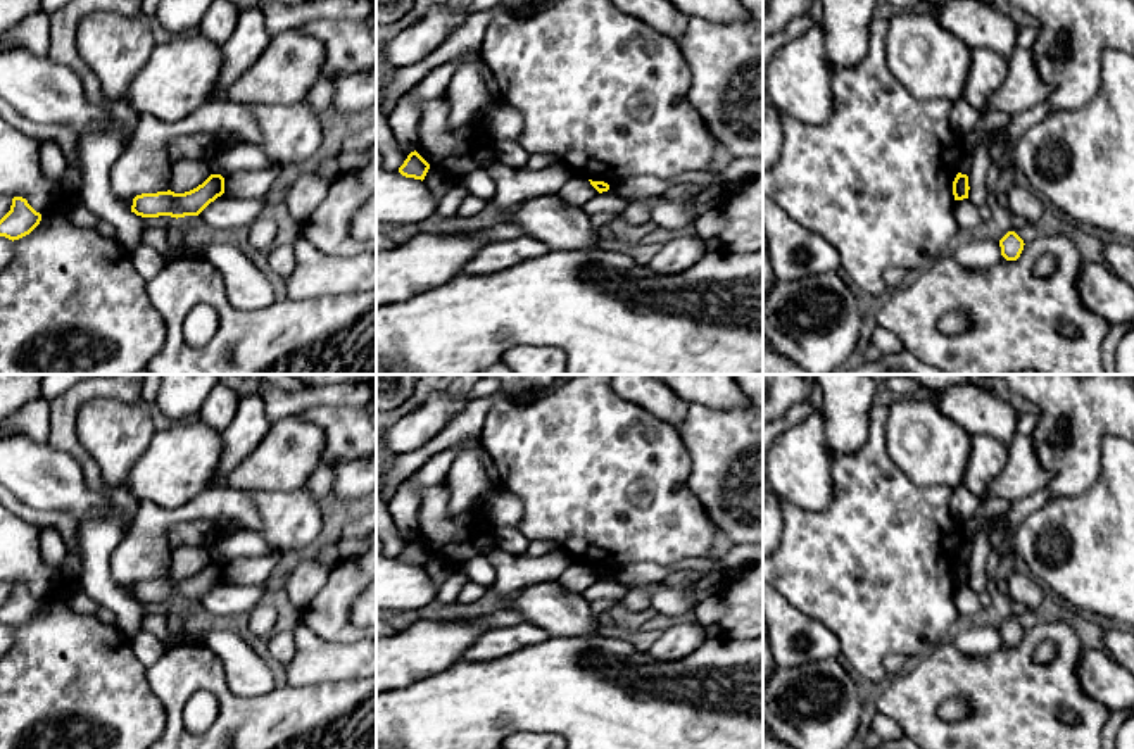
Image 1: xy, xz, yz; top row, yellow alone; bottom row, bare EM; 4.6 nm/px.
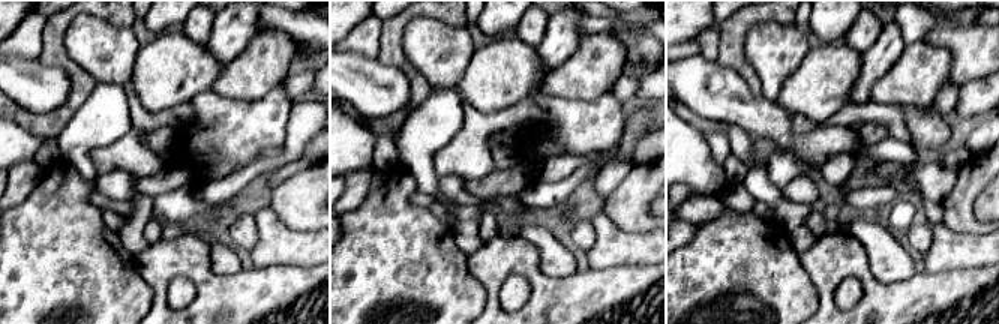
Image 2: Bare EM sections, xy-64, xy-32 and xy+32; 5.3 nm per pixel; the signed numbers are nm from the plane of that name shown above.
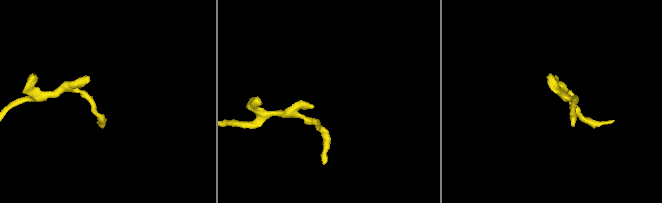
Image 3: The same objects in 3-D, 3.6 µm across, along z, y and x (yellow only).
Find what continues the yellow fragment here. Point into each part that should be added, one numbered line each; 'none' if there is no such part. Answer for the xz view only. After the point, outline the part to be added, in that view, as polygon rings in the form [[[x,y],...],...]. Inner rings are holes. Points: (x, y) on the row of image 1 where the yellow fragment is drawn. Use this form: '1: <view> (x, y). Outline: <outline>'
none

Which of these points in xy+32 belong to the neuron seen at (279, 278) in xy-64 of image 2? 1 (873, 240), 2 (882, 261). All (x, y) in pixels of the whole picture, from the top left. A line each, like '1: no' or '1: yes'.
1: no
2: no

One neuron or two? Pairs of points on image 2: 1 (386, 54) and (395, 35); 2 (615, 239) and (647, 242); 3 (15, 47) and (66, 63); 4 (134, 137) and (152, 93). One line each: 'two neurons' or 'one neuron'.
1: one neuron
2: one neuron
3: two neurons
4: two neurons

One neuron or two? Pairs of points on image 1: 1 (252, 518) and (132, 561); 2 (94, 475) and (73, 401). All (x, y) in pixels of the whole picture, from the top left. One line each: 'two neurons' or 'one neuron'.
1: one neuron
2: one neuron

